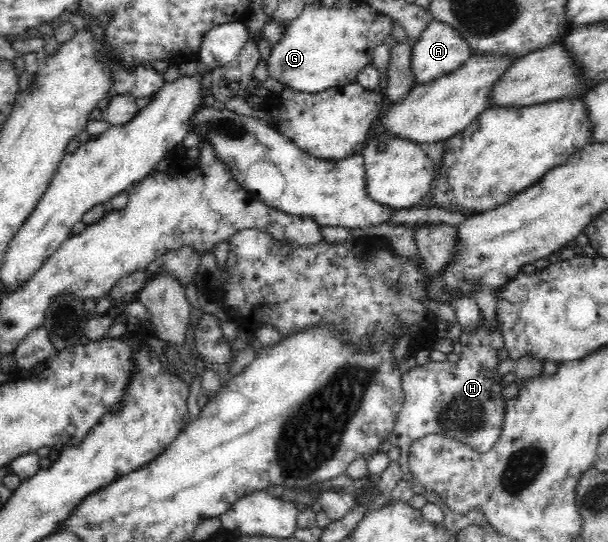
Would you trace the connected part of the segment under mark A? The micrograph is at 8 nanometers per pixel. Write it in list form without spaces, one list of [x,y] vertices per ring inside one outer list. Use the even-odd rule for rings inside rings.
[[[433,21],[411,50],[411,72],[418,85],[458,70],[470,58],[471,48],[455,28]]]

